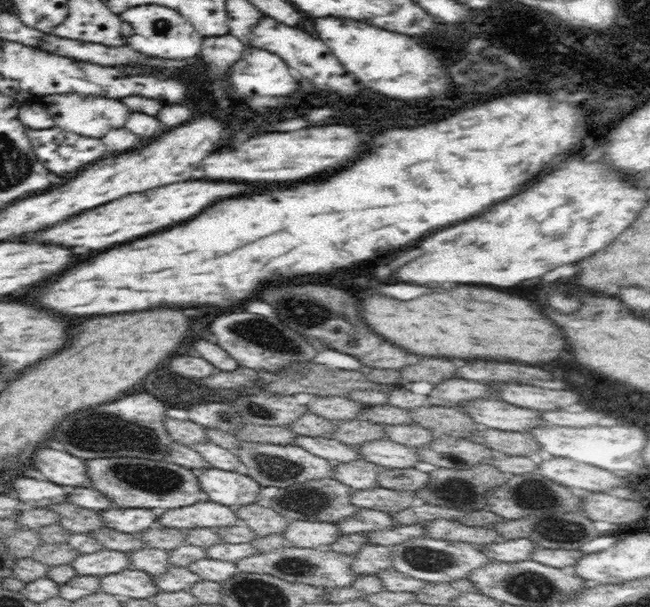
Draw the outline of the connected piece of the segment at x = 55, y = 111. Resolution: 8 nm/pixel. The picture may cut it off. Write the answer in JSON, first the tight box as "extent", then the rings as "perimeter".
{"extent":[40,94,130,138],"perimeter":[[[54,94],[46,95],[40,103],[48,114],[54,118],[56,126],[82,134],[82,136],[92,136],[92,138],[102,138],[106,132],[114,130],[114,128],[122,128],[126,124],[126,118],[130,116],[130,110],[118,102],[118,100],[110,100],[110,98],[102,98],[102,96],[80,96],[80,94]]]}

